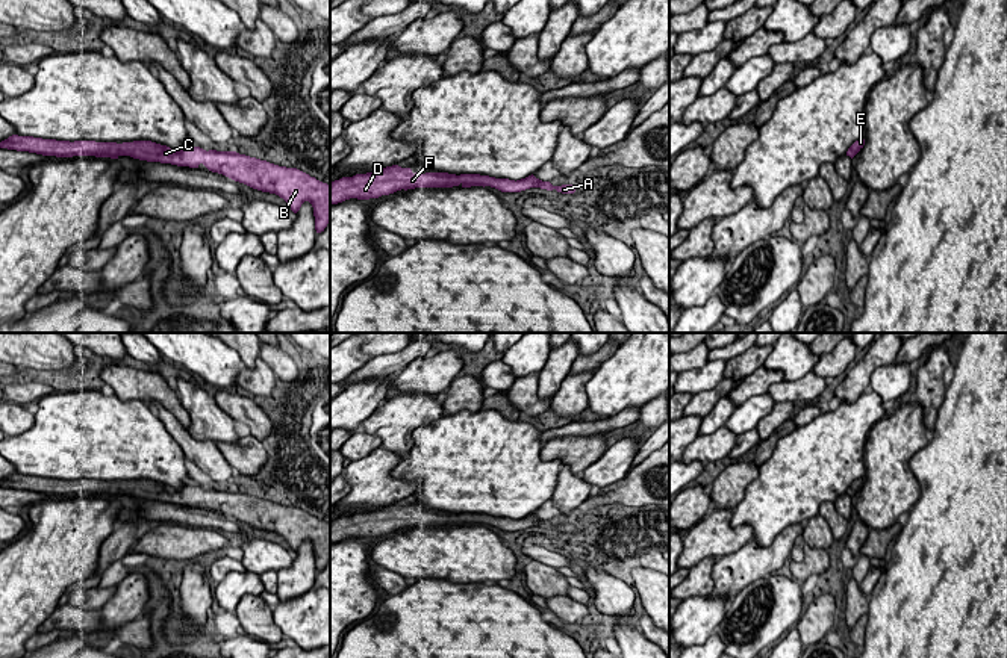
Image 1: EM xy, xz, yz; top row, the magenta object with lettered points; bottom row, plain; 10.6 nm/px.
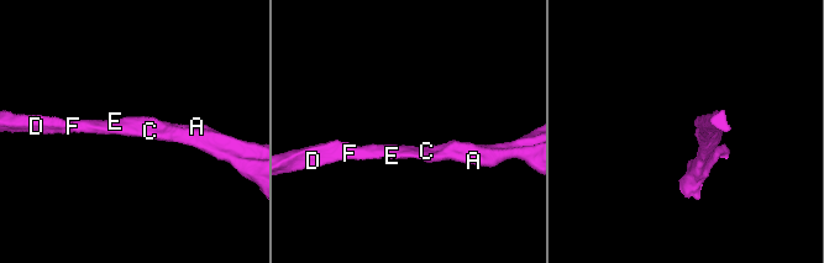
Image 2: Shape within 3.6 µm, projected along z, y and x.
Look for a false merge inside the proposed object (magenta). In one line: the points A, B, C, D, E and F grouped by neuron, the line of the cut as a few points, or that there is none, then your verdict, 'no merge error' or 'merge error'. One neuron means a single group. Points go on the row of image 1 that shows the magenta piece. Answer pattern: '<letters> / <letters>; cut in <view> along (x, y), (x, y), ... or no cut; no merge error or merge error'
A B C D E F; no cut; no merge error

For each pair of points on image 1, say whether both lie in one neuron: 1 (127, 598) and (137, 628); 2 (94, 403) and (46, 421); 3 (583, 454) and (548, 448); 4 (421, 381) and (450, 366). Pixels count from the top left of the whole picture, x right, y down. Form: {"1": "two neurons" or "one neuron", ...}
{"1": "two neurons", "2": "one neuron", "3": "one neuron", "4": "one neuron"}

